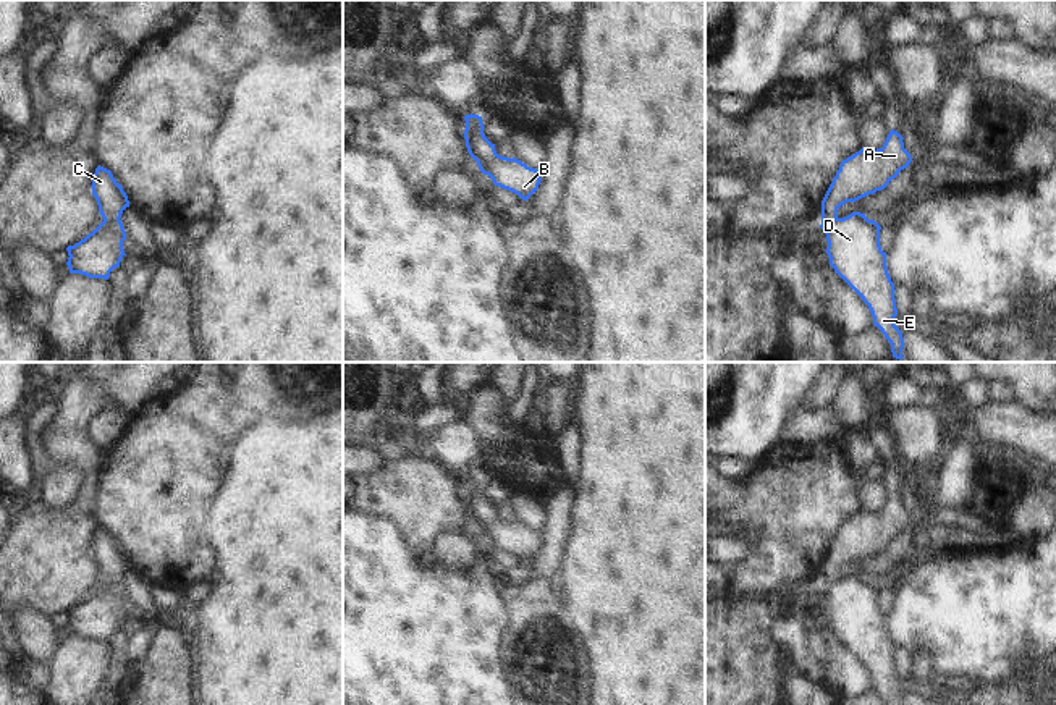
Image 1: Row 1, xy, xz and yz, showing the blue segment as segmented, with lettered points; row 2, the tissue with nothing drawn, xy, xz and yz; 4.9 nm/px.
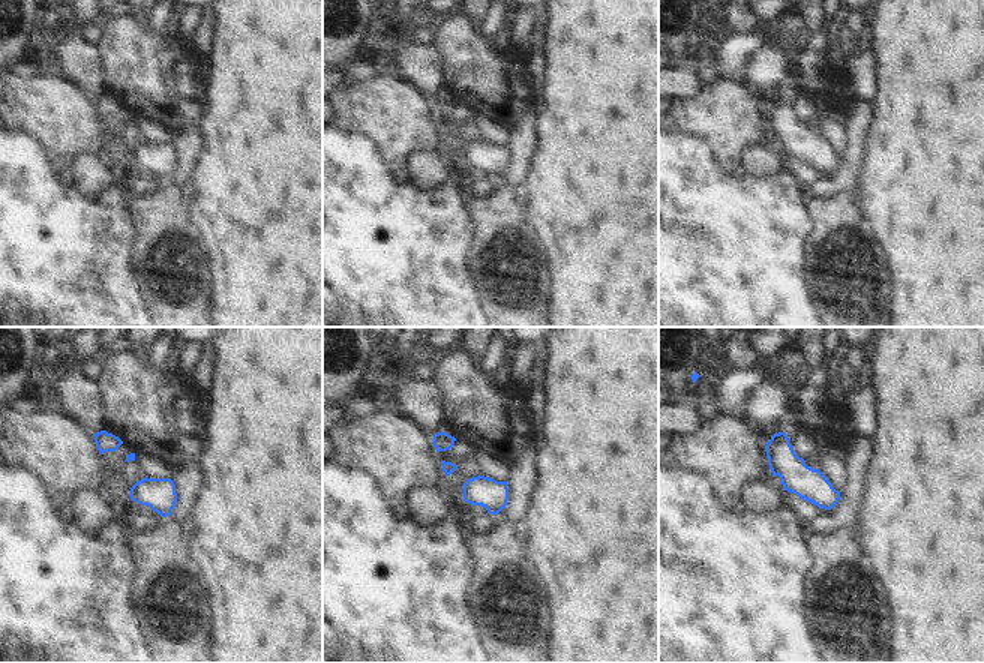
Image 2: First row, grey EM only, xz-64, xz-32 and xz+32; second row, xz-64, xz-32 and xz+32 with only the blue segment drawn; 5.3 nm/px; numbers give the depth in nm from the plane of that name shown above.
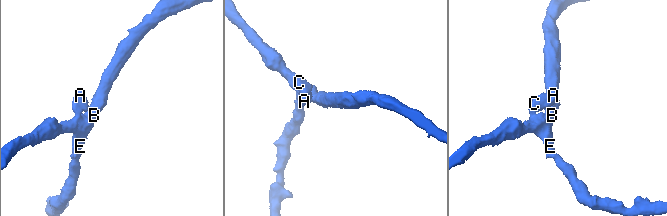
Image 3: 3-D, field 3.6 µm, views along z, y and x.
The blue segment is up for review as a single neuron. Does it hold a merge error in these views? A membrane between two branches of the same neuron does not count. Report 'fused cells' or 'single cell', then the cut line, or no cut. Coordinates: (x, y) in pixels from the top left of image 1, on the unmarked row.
fused cells; cut xz (481, 482), (476, 489), (466, 490)

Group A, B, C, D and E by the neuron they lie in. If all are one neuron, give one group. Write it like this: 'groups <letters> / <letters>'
groups A C / B D E

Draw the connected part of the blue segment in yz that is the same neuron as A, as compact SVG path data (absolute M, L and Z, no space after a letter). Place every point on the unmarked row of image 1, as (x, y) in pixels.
M891 492L883 509L860 511L841 524L833 545L822 563L822 585L834 582L838 571L868 556L885 551L901 532L912 524L904 511L902 498Z

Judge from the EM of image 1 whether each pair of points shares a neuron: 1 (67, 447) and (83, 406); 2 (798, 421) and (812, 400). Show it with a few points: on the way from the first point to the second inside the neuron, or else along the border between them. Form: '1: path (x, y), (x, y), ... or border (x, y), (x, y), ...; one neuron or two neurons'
1: path (67, 437), (68, 422), (73, 416); one neuron
2: border (801, 405), (815, 409), (832, 408); two neurons

